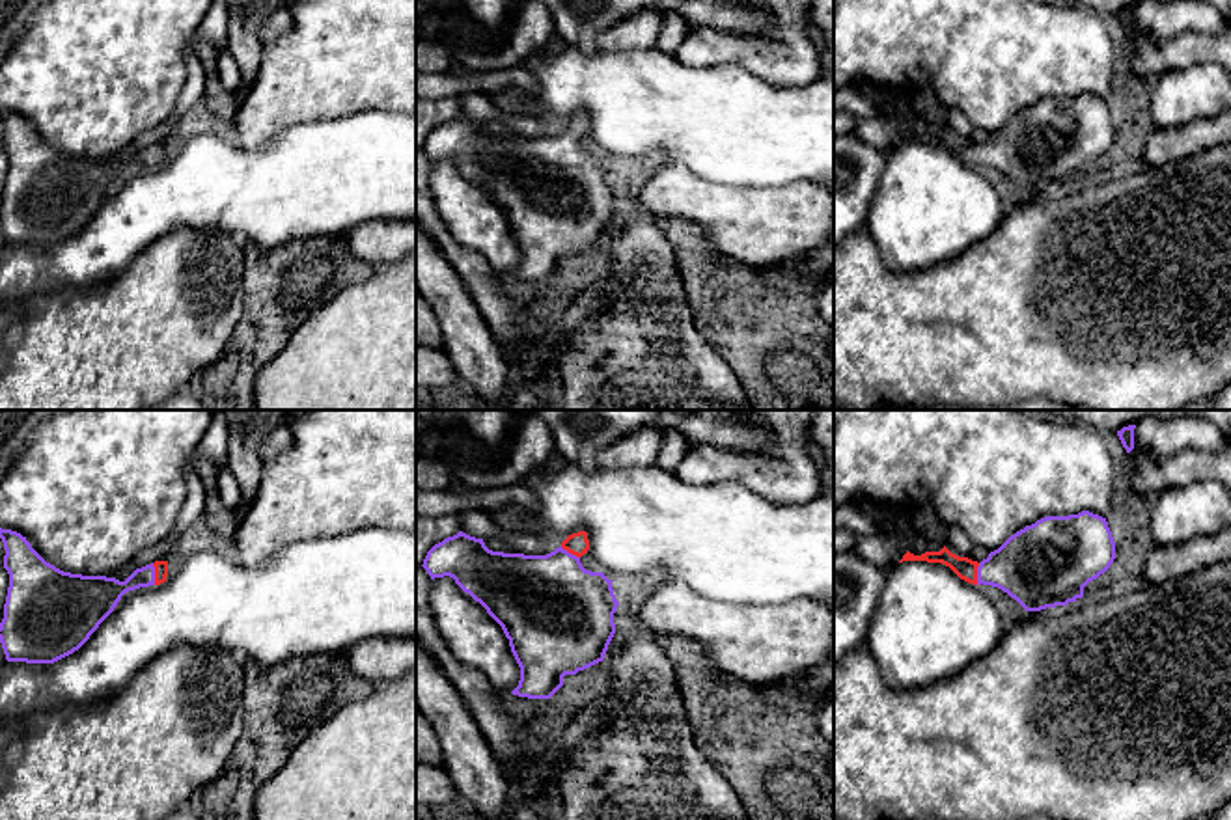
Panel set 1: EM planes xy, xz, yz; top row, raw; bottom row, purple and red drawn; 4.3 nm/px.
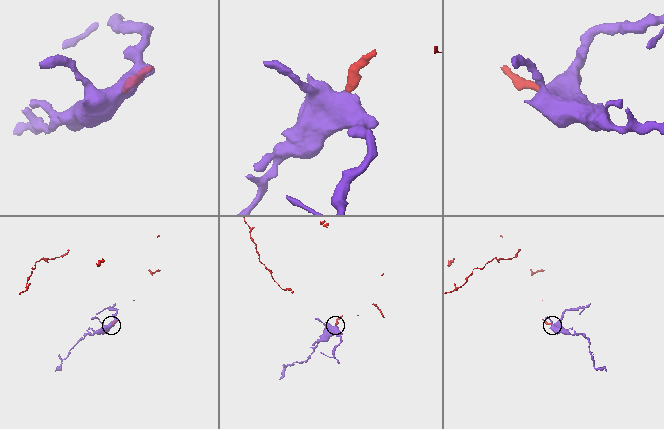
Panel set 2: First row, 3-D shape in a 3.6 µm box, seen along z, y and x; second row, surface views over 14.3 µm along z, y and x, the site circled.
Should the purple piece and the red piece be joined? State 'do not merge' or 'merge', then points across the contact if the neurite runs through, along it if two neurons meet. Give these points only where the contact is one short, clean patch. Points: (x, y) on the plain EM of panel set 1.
merge | across xy (99, 177), (153, 157), (161, 150)

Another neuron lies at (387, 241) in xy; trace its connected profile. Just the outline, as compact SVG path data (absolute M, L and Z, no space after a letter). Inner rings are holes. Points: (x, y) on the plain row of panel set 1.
M377 220L345 235L351 253L373 266L394 265L416 252L416 220Z

